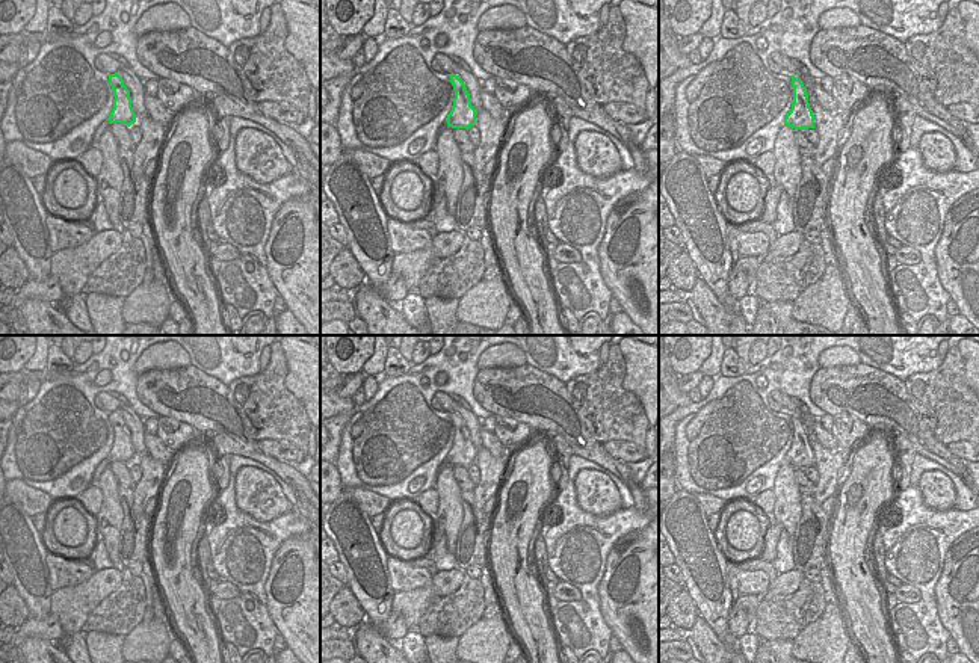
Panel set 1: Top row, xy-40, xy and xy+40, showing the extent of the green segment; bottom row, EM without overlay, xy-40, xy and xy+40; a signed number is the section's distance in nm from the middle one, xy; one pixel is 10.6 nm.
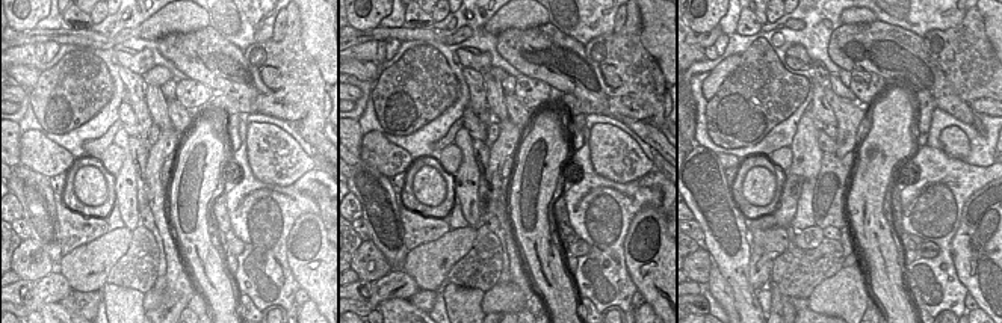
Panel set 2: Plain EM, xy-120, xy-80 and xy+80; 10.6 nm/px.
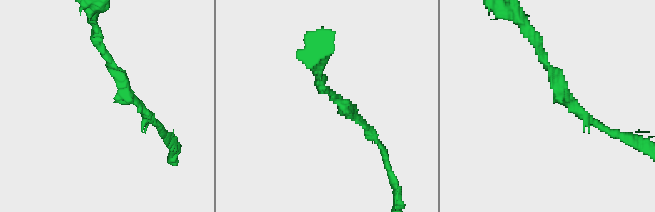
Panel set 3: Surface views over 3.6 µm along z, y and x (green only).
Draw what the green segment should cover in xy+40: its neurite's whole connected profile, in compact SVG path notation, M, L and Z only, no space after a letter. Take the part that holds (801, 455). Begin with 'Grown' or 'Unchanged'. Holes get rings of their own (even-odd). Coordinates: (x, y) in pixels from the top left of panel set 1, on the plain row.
Unchanged. M792 414L792 424L793 441L790 450L784 456L783 465L792 465L795 468L814 467L814 453L802 418Z

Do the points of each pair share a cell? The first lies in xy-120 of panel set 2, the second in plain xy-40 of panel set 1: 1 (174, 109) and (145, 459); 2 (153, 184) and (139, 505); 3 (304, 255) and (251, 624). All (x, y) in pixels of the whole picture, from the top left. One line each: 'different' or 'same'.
1: different
2: same
3: different

